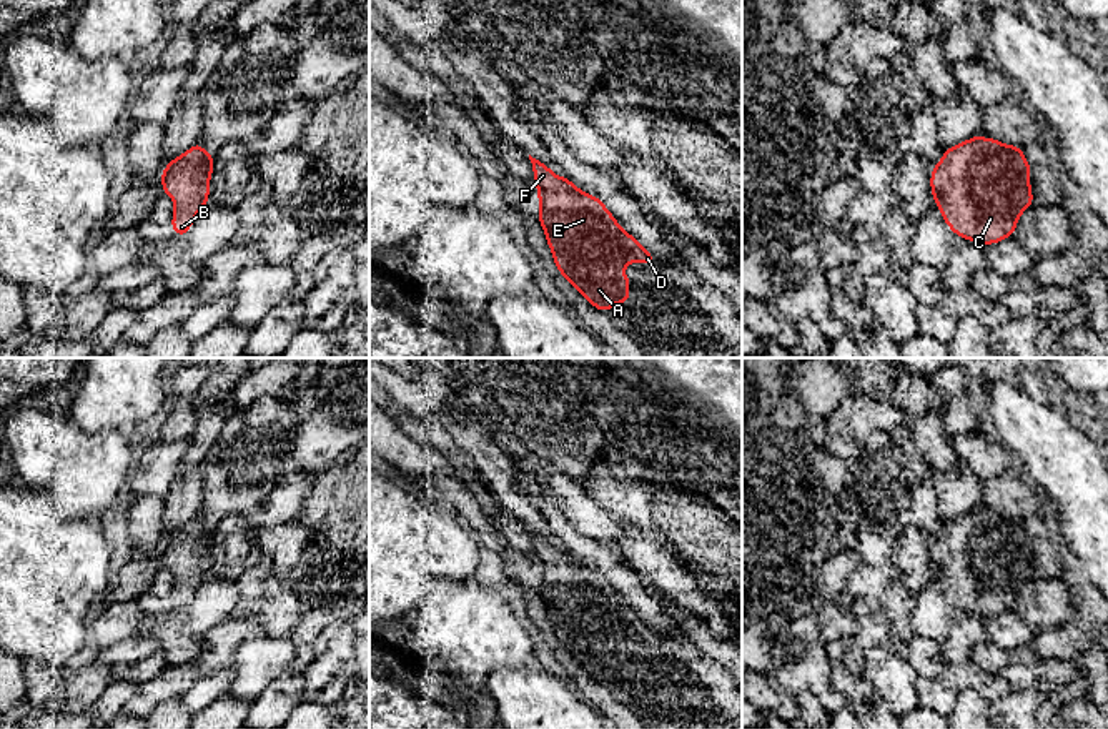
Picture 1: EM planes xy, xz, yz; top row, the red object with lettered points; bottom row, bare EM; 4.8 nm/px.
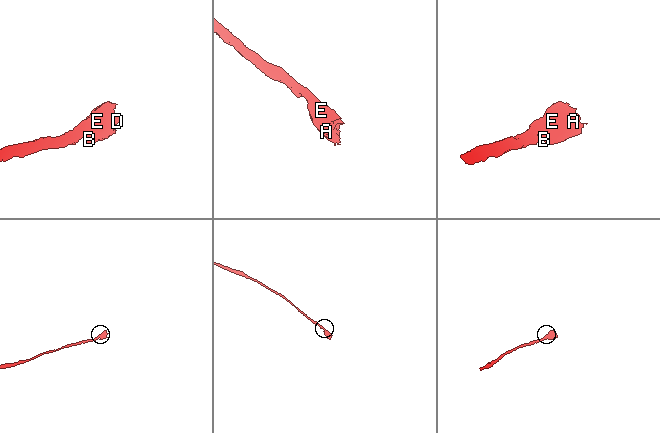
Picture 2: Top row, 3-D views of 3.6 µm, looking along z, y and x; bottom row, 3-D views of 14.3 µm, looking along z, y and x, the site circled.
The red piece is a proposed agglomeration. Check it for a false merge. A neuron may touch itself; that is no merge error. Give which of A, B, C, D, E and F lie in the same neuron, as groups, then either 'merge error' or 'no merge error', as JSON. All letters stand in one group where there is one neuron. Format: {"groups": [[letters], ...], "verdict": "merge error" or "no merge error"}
{"groups": [["A", "B", "C", "D", "E", "F"]], "verdict": "no merge error"}

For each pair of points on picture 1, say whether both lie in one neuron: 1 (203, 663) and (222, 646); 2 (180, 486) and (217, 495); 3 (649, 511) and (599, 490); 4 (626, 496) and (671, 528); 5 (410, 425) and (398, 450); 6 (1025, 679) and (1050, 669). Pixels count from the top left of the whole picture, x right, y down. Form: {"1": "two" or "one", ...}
{"1": "one", "2": "two", "3": "one", "4": "one", "5": "two", "6": "one"}

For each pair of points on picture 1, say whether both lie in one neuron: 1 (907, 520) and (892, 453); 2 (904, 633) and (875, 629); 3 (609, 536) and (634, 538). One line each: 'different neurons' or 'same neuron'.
1: same neuron
2: different neurons
3: different neurons

